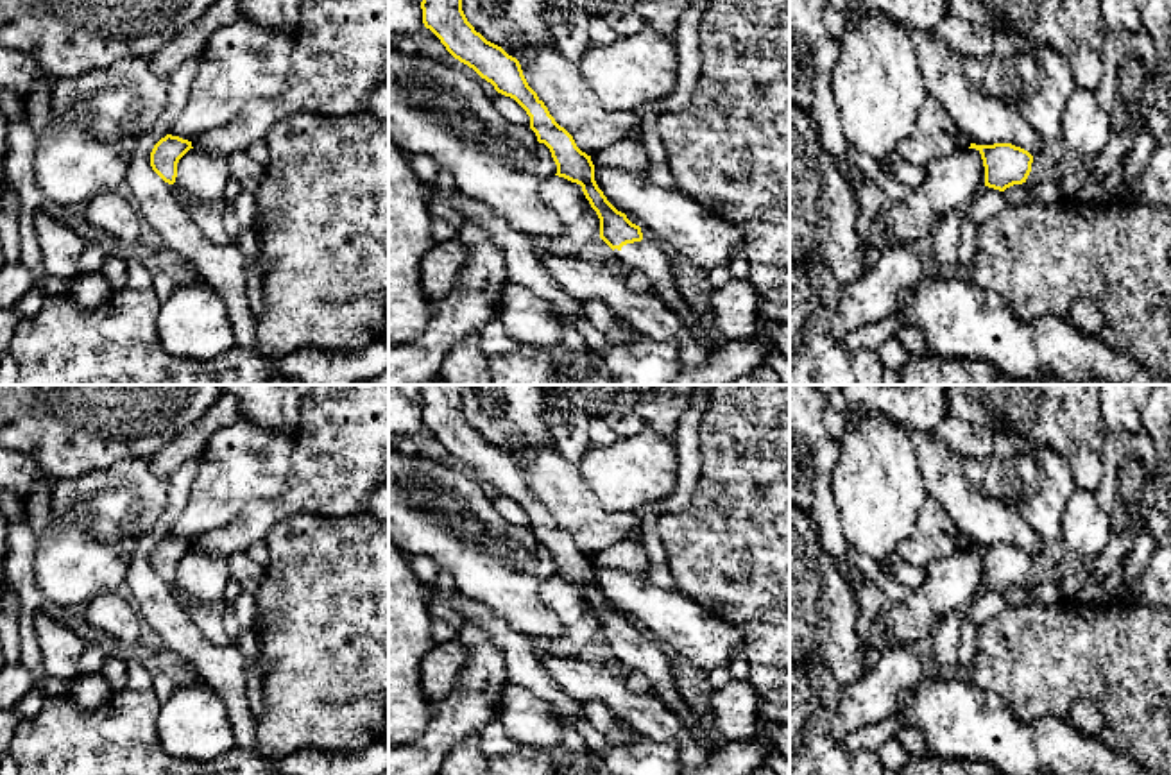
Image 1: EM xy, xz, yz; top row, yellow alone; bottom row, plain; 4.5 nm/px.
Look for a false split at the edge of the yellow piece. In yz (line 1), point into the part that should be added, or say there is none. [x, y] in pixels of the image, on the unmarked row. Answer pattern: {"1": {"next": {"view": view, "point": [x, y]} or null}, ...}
{"1": {"next": null}}

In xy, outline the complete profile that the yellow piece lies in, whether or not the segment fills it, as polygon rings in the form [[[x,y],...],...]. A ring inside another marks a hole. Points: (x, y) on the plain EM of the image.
[[[167,535],[154,546],[150,553],[152,571],[165,583],[174,585],[177,578],[177,564],[190,549],[193,549],[192,542]]]

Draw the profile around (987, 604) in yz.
[[[985,587],[962,614],[976,626],[983,626],[992,621],[1006,605],[1008,601],[1003,592]]]

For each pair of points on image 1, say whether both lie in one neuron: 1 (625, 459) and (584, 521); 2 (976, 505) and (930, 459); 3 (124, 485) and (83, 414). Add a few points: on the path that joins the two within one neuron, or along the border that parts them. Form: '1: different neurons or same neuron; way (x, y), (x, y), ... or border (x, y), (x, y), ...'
1: different neurons; border (577, 469), (606, 510), (638, 514)
2: same neuron; way (964, 493), (942, 469)
3: different neurons; border (147, 457), (126, 457), (74, 478)

